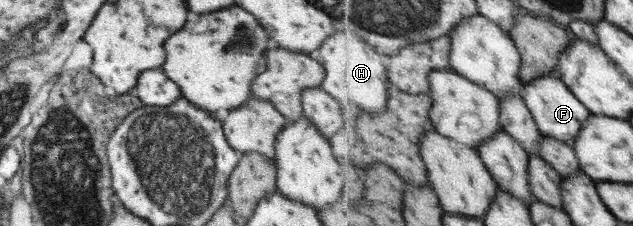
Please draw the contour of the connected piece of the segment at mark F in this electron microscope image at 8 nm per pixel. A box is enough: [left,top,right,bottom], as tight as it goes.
[522,71,591,146]

